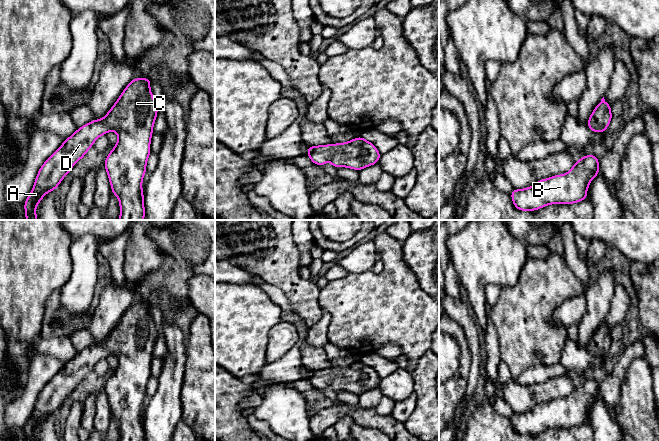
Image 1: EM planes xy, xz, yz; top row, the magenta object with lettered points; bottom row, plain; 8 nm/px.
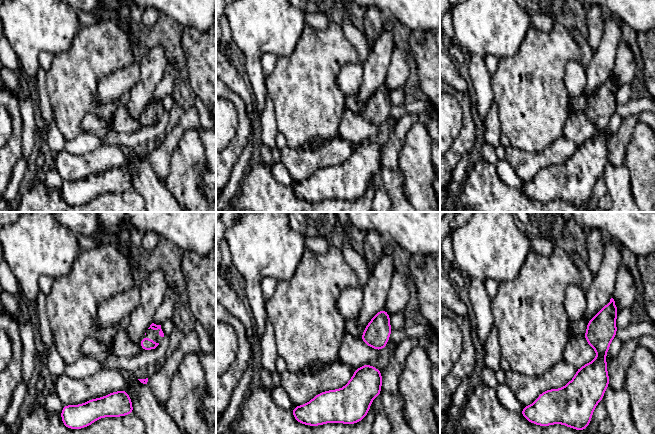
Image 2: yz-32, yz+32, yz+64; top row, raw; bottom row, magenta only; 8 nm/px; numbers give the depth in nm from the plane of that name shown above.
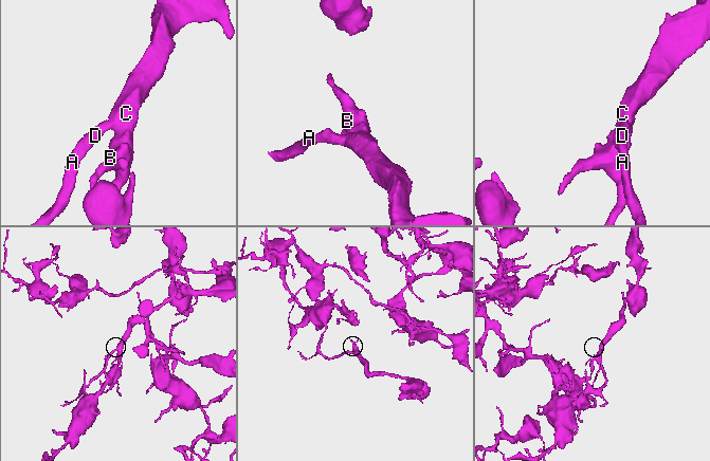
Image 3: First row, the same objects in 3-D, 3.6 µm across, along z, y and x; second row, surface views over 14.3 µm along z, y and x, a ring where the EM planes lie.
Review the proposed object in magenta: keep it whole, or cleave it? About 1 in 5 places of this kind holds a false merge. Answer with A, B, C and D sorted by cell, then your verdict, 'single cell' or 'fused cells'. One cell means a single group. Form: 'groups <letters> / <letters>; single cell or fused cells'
groups A B C D; single cell

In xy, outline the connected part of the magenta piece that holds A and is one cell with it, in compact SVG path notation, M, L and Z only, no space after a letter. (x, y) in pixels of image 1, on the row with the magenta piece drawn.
M147 76L146 79L133 78L132 81L122 91L118 100L106 113L106 116L104 118L92 120L91 122L78 128L70 137L65 139L63 144L44 162L44 164L38 170L34 186L29 196L23 204L26 220L37 220L36 206L43 199L44 195L58 188L63 178L70 172L73 166L85 156L87 151L93 146L94 142L101 135L106 135L110 130L113 130L117 133L118 142L107 155L103 166L108 174L108 179L112 189L112 195L116 195L119 198L119 220L144 220L145 207L142 182L143 177L147 172L146 165L148 157L151 153L150 142L152 134L154 132L153 125L158 114L158 106L150 90L151 81L152 79L149 76Z

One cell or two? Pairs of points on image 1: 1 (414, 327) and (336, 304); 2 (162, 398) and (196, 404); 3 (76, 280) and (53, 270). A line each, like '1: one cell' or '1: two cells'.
1: one cell
2: two cells
3: two cells

